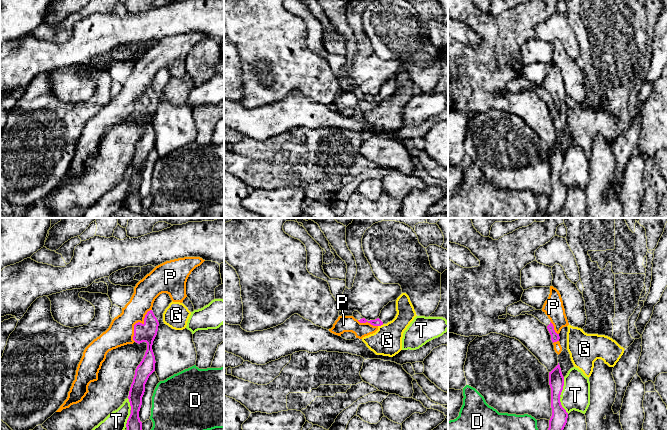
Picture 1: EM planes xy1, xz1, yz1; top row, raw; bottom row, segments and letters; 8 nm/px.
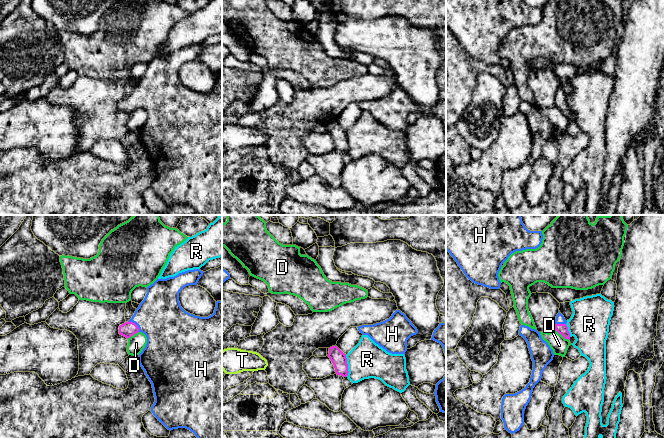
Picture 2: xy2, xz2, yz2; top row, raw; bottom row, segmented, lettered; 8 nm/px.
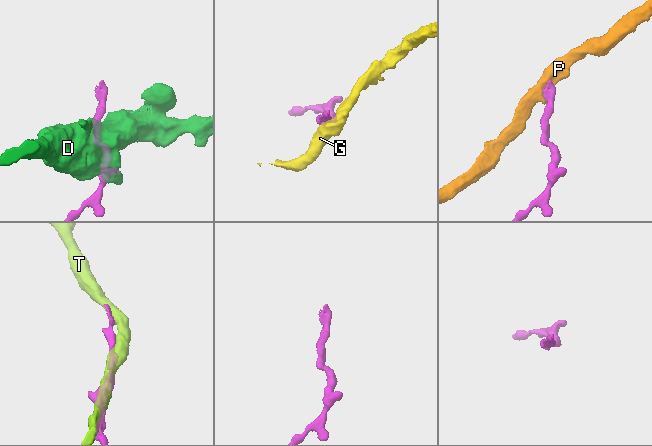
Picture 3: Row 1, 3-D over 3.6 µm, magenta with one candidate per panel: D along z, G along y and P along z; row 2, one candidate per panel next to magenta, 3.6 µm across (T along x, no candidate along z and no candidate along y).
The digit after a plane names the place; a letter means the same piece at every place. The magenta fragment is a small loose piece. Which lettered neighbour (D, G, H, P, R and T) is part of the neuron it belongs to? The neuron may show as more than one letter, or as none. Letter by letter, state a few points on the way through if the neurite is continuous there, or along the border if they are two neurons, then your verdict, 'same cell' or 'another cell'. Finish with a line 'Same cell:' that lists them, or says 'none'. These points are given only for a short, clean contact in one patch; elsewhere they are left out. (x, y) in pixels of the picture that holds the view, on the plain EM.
D: another cell
G: border xz1 (383, 100), (378, 102); another cell
H: way xy2 (128, 105), (135, 100), (148, 94), (160, 93); same cell
P: border xy1 (151, 85), (142, 99), (137, 98), (134, 101), (134, 117); another cell
R: another cell
T: border yz1 (563, 153), (560, 180), (568, 189); another cell
Same cell: H

